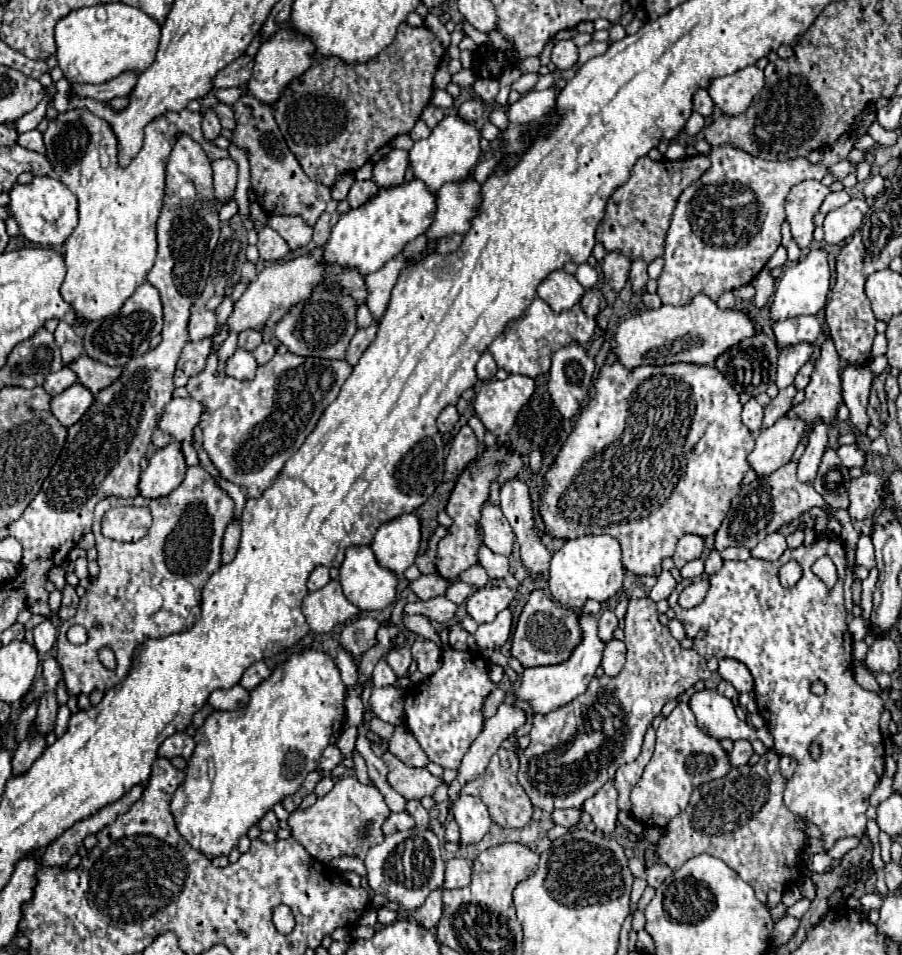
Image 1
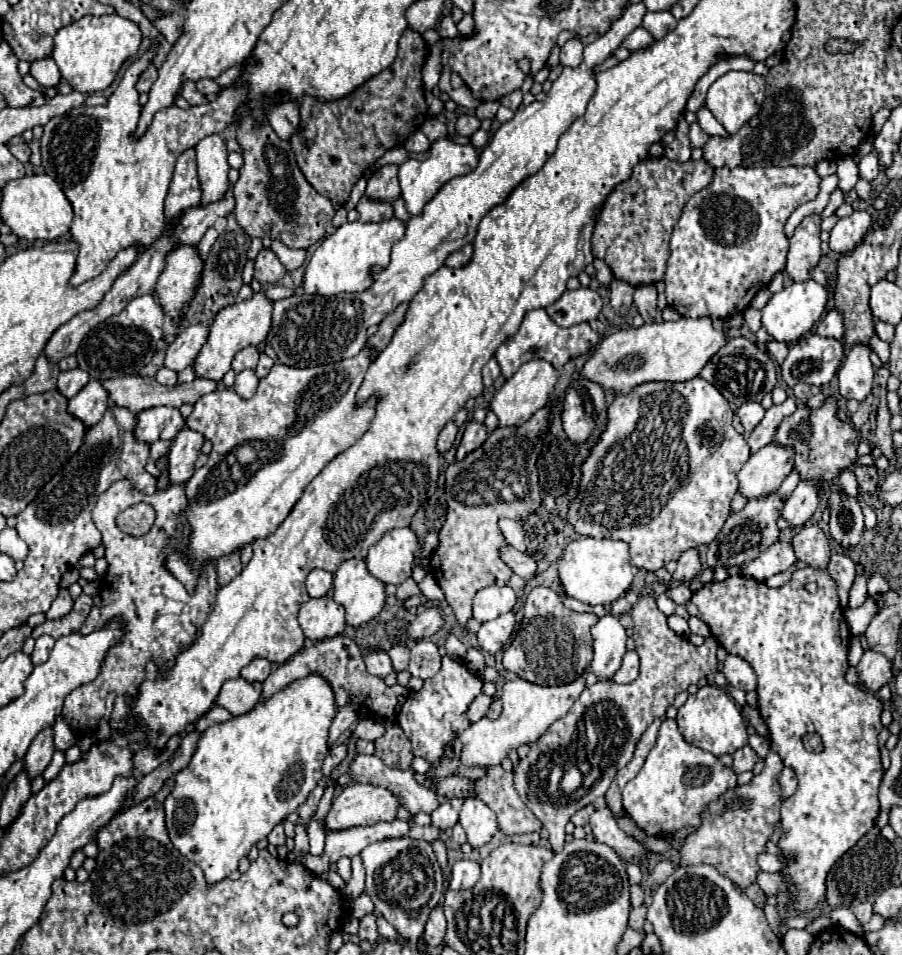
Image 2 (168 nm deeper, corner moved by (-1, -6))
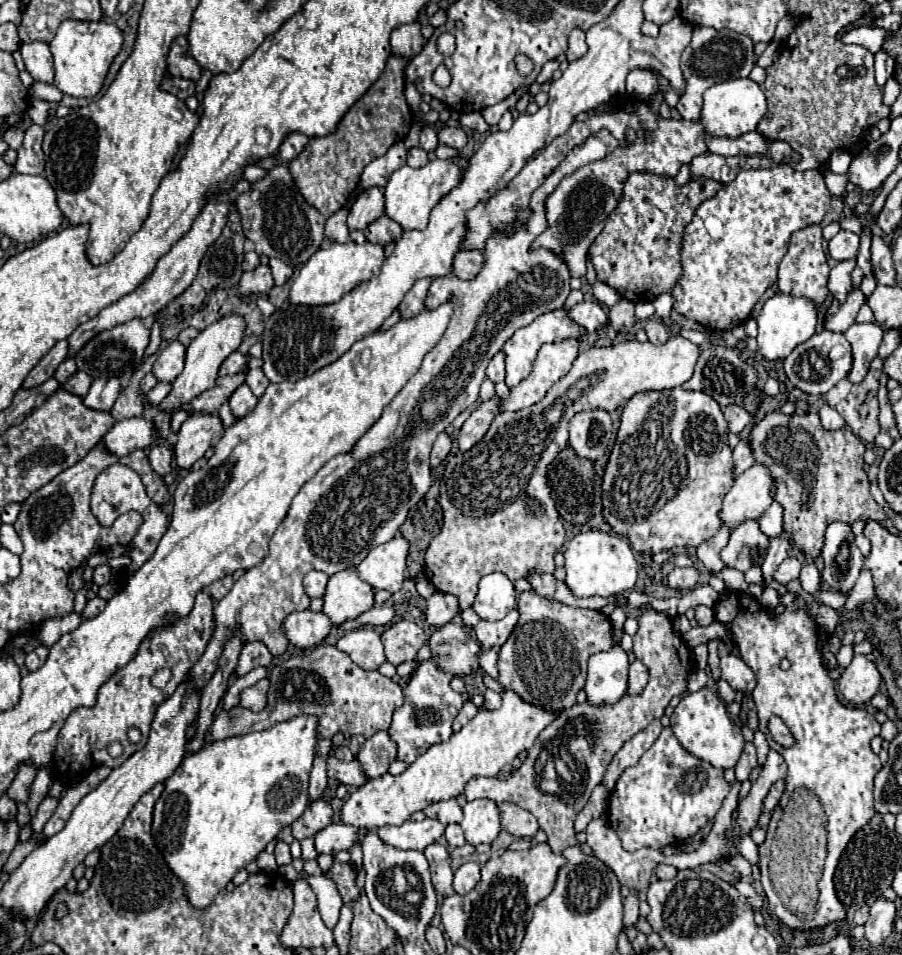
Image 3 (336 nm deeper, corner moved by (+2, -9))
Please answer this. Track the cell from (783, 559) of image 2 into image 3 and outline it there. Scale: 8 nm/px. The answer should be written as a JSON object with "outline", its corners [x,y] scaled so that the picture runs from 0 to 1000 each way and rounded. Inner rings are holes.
{"outline":[[[873,583],[873,585],[864,592],[864,596],[861,596],[861,600],[859,600],[859,608],[873,613],[877,606],[884,606],[884,604],[886,604],[886,598],[888,598],[888,590],[886,590],[881,583]]]}

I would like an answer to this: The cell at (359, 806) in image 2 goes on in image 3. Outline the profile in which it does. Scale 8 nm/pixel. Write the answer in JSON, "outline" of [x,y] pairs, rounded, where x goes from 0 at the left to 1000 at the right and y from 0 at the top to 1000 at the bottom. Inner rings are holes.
{"outline":[[[538,706],[539,719],[555,726],[558,738],[549,745],[531,742],[531,747],[509,765],[502,768],[496,778],[476,782],[462,793],[458,801],[445,812],[422,812],[409,816],[394,830],[389,830],[378,847],[380,862],[394,864],[398,868],[418,868],[422,864],[445,864],[460,849],[471,847],[471,843],[493,839],[513,830],[513,824],[524,814],[549,814],[562,799],[567,799],[578,786],[589,784],[595,770],[618,751],[613,745],[582,736],[573,726],[560,724],[547,710]]]}

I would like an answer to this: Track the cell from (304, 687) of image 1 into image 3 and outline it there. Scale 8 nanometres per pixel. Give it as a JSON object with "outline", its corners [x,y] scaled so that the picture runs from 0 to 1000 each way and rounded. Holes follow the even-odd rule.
{"outline":[[[327,751],[287,768],[227,780],[223,786],[212,788],[201,797],[196,807],[183,818],[183,828],[172,841],[167,872],[183,904],[192,916],[203,923],[210,948],[216,952],[232,950],[265,910],[283,902],[314,866],[334,855],[343,843],[340,824],[349,788],[351,751]]]}

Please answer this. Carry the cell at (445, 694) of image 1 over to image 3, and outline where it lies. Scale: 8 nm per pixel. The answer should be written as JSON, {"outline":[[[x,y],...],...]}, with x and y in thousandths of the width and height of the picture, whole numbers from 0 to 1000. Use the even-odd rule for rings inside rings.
{"outline":[[[478,690],[469,692],[462,698],[460,707],[456,709],[456,713],[449,721],[449,736],[445,742],[440,742],[436,747],[436,757],[429,763],[431,774],[440,780],[440,795],[449,797],[451,801],[456,801],[478,780],[496,776],[500,772],[502,753],[509,747],[509,742],[513,740],[513,736],[520,732],[518,726],[509,728],[500,721],[500,717],[498,717],[500,711],[502,711],[502,707],[487,703]]]}

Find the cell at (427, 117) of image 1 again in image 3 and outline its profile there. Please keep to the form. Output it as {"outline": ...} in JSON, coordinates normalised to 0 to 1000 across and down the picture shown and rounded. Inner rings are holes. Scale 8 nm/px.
{"outline":[[[471,133],[465,141],[465,154],[471,156],[471,158],[482,158],[482,154],[487,152],[484,148],[484,139],[478,135],[478,133]]]}

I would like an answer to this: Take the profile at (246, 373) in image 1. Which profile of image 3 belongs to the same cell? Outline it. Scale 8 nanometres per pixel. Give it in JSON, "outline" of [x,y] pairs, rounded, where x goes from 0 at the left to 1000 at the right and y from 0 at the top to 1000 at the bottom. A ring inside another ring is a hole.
{"outline":[[[269,401],[269,403],[256,414],[254,424],[256,424],[258,435],[261,435],[263,439],[267,439],[267,437],[272,437],[274,432],[278,432],[278,430],[283,428],[283,424],[285,424],[285,416],[283,416],[283,414],[278,412],[278,407]]]}

